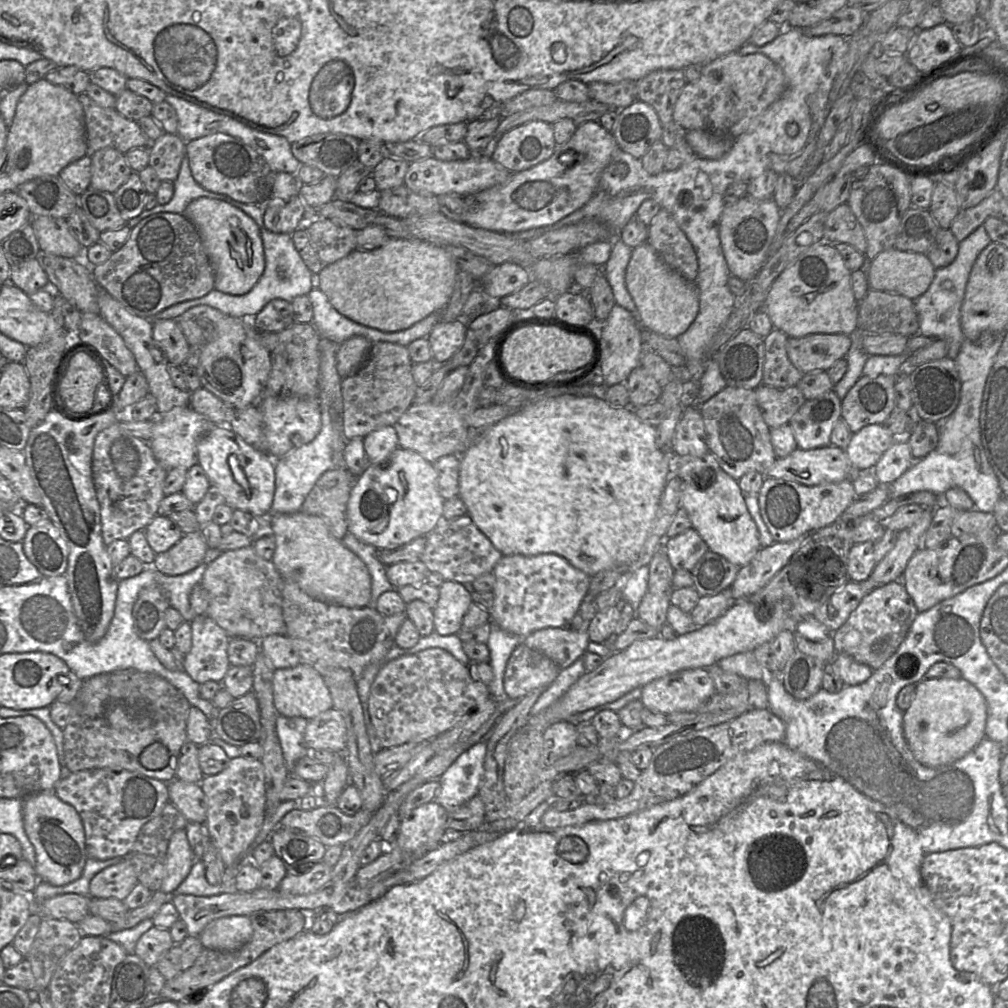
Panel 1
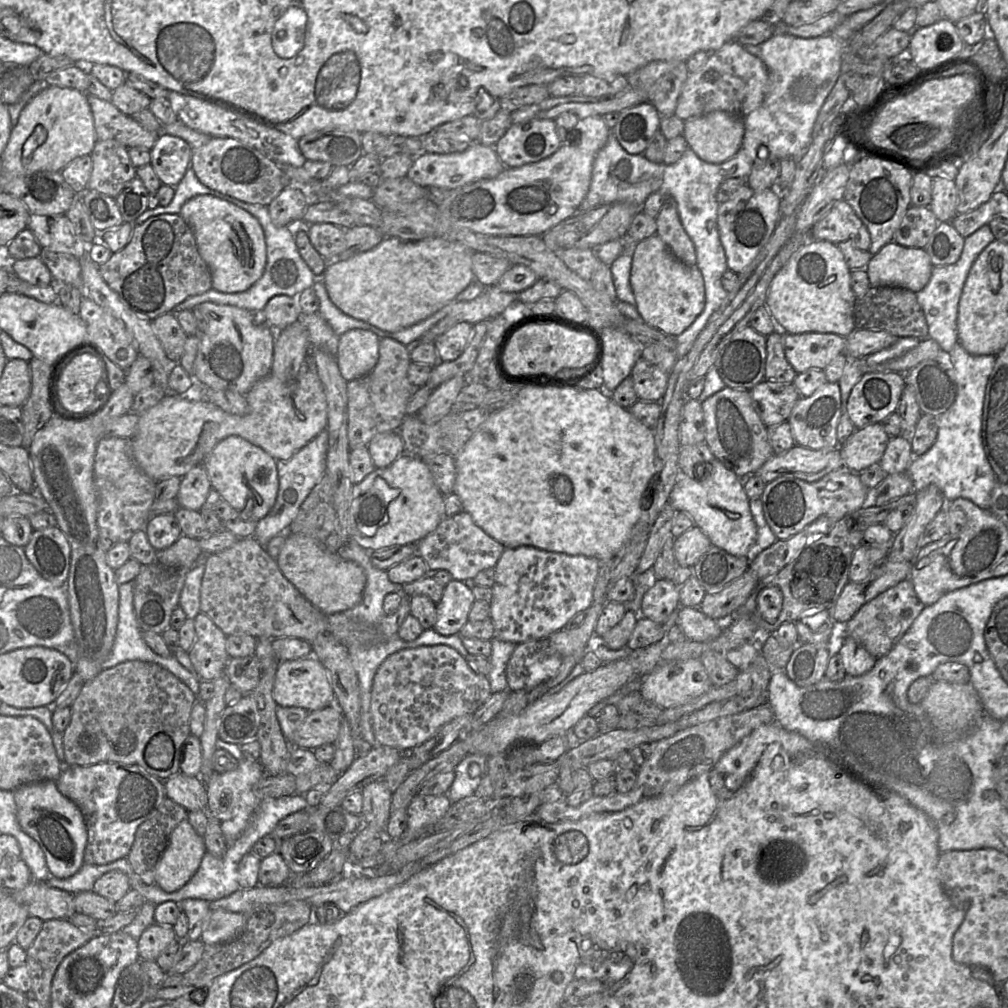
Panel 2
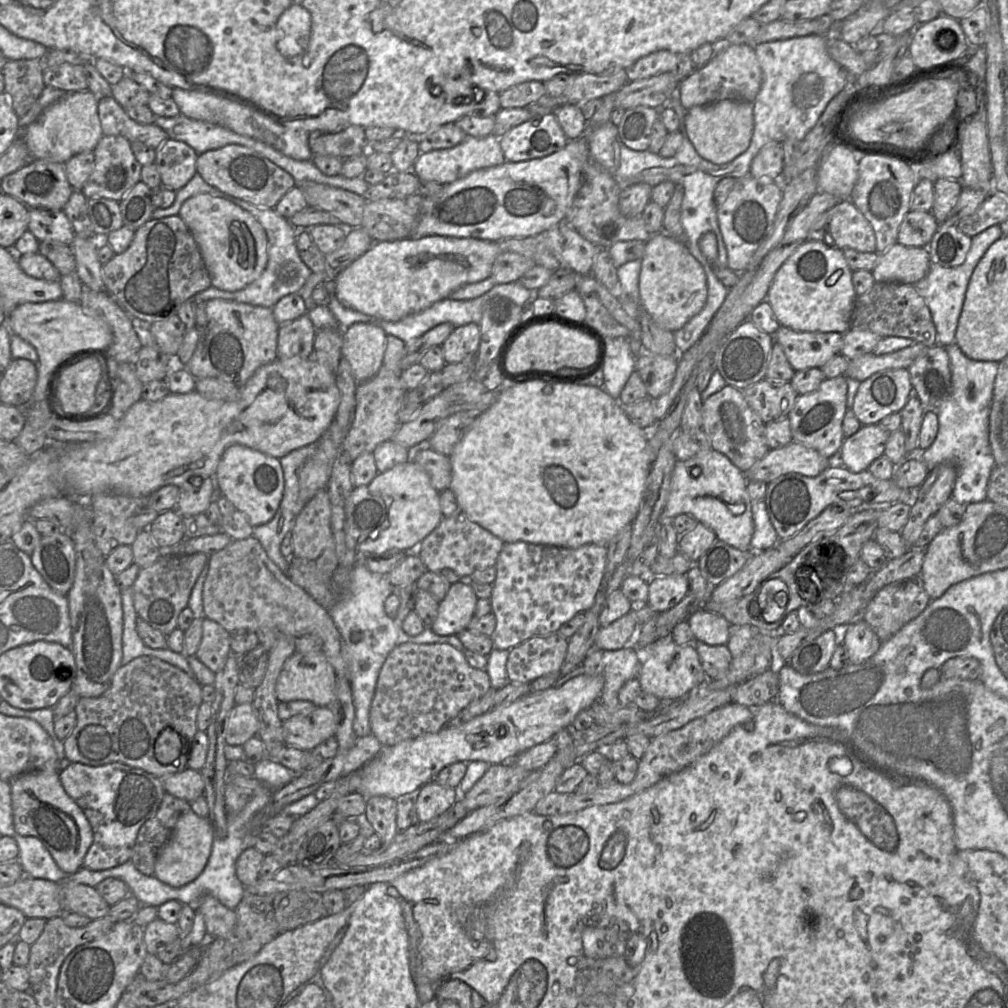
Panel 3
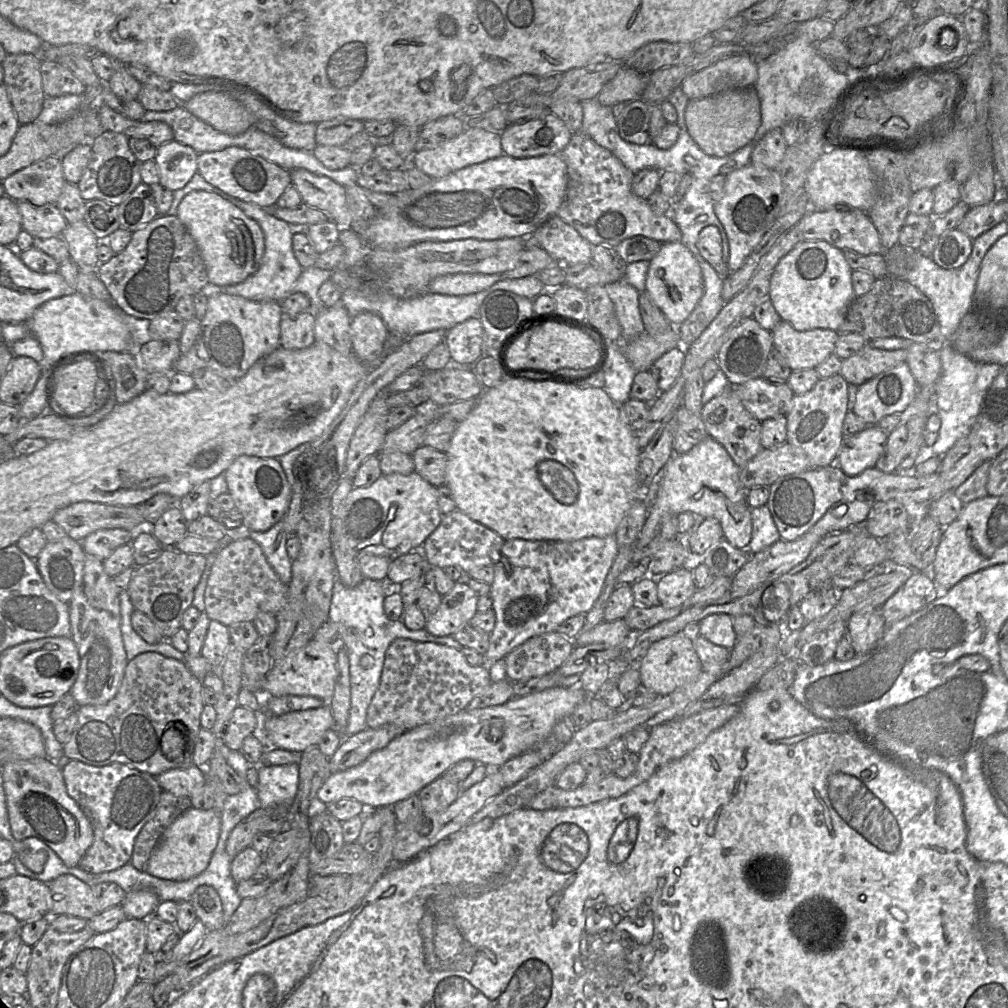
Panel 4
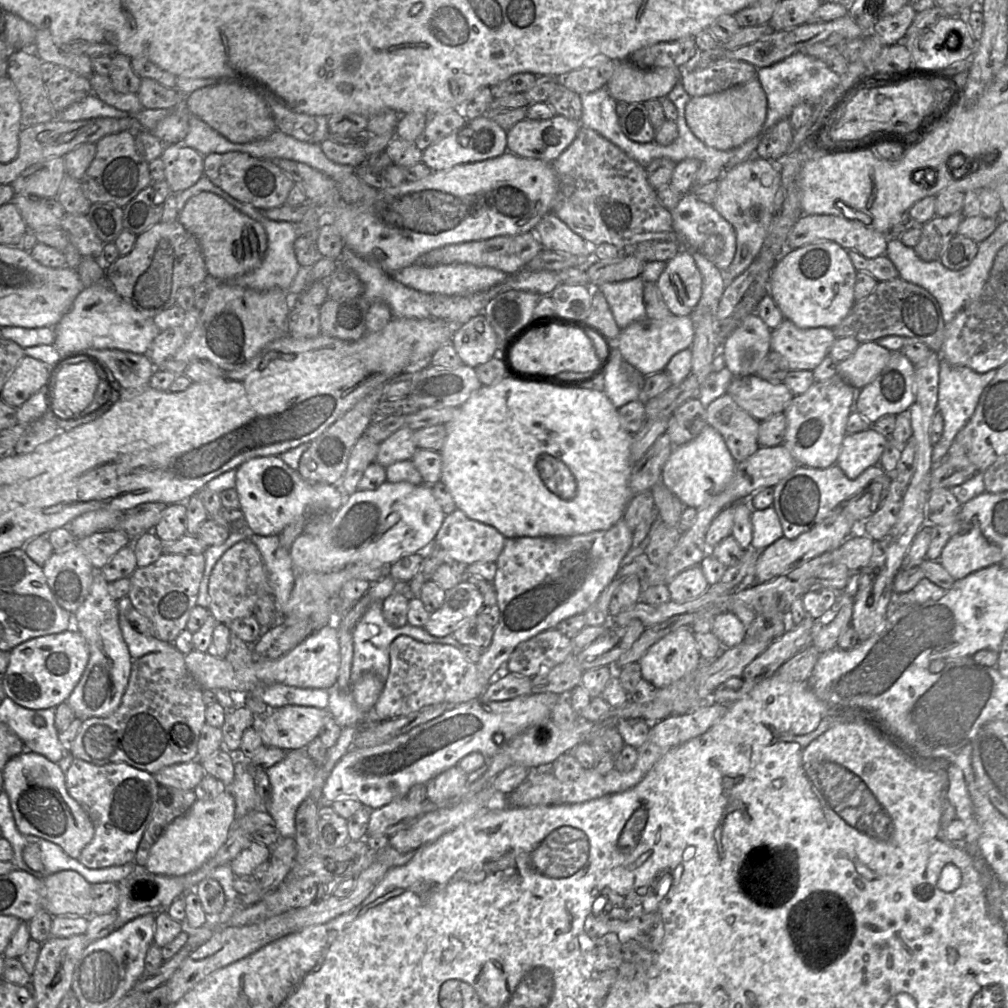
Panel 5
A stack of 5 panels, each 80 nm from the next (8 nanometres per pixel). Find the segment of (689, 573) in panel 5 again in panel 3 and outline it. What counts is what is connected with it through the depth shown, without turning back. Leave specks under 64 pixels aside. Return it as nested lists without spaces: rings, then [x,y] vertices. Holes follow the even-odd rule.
[[[686,575],[652,577],[646,604],[656,613],[674,608],[689,593]]]

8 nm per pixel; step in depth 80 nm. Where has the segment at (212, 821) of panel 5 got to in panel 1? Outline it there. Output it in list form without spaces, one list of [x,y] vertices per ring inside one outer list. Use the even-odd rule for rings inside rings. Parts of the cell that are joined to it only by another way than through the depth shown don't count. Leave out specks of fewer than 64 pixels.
[[[186,829],[176,831],[169,841],[165,877],[160,891],[172,894],[189,875],[194,863]]]

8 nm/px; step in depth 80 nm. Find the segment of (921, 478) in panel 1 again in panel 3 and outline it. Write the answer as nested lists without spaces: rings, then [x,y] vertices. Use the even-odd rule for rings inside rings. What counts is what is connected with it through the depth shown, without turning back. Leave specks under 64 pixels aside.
[[[956,343],[945,347],[945,350],[950,361],[952,390],[935,410],[938,433],[933,444],[918,453],[918,457],[930,471],[940,464],[954,465],[957,476],[951,498],[961,505],[967,505],[987,499],[987,485],[995,466],[989,444],[989,416],[999,363],[969,359]]]

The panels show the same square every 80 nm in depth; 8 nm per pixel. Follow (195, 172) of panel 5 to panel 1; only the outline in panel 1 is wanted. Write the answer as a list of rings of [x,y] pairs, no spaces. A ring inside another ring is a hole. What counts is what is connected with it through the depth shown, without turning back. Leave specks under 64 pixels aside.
[[[163,133],[149,145],[148,166],[152,167],[159,180],[174,182],[182,159],[186,155],[186,142],[176,134]]]

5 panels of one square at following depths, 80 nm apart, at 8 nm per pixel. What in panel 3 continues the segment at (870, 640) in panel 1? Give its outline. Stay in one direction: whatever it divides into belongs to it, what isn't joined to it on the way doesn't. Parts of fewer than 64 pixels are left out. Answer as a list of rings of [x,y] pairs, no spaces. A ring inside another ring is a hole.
[[[918,575],[892,583],[880,589],[869,601],[861,619],[876,633],[881,642],[888,640],[905,624],[917,617],[931,602]]]

